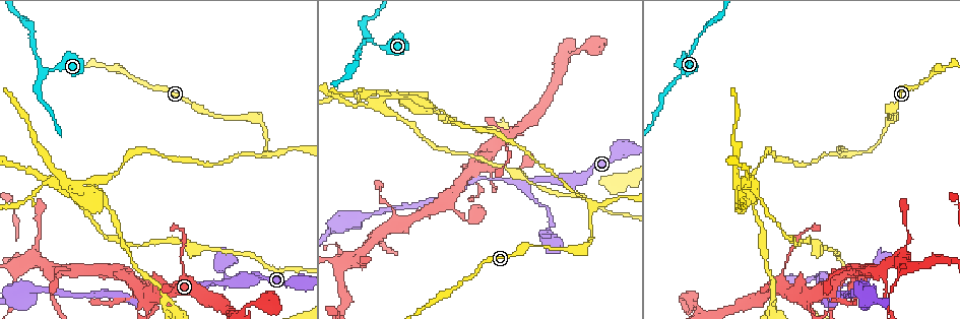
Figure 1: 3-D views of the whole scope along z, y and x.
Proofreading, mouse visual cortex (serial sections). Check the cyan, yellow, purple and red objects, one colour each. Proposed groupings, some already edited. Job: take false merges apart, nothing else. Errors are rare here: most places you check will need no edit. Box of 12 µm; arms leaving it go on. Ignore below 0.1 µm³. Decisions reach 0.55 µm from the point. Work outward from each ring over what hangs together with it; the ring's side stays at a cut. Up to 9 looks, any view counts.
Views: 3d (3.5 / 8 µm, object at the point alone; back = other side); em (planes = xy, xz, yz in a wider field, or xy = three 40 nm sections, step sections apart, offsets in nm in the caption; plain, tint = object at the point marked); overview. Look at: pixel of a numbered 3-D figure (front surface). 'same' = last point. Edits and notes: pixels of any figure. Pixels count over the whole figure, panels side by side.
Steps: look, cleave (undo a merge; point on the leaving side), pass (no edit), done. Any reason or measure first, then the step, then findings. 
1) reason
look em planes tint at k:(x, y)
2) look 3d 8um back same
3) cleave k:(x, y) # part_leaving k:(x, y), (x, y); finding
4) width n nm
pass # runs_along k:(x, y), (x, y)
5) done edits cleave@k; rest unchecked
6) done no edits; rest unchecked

sudden change in width
look 3d 3.5um back at 1:(524, 183)

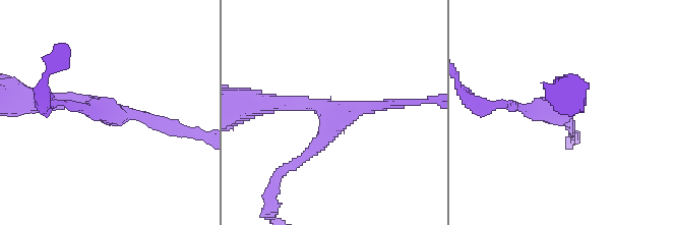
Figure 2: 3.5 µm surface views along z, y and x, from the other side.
look em xy step 1 tint at 2:(100, 111)

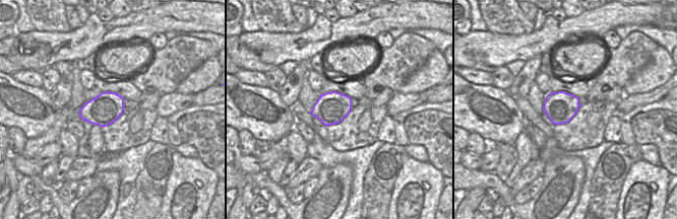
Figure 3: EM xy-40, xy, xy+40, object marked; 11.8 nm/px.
arms 3
pass # runs_along 2:(36, 100), (85, 100), (167, 122); continuous, no second cell

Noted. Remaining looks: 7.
four-way junction
look 3d 8um at 1:(807, 298)

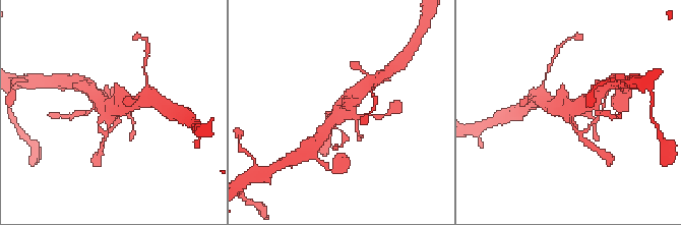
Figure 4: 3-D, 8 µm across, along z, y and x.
look 3d 3.5um at 4:(340, 109)

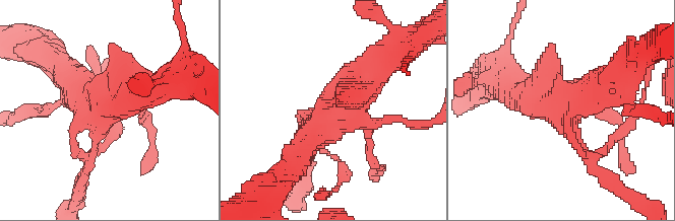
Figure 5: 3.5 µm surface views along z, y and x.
look em xy step 1 tint at 5:(564, 103)

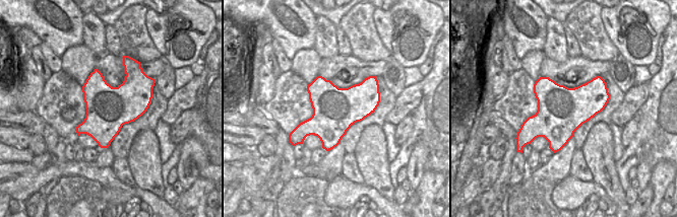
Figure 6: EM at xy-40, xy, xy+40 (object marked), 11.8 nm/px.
pass # runs_along 5:(390, 54), (303, 144); all the same cell

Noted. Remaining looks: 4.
three-way junction
look em planes tint at 1:(850, 155)

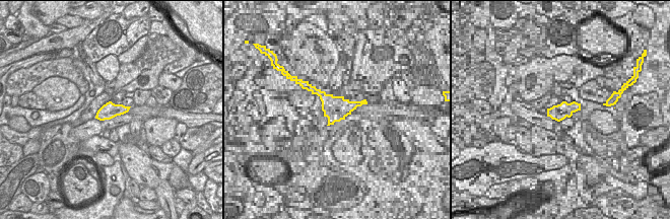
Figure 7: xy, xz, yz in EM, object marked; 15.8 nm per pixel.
look 3d 3.5um back same

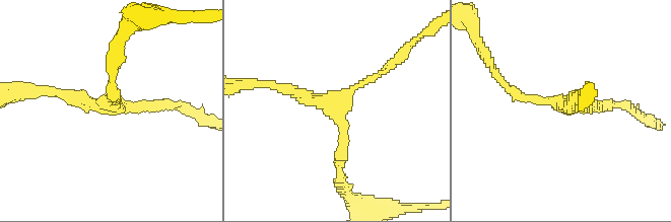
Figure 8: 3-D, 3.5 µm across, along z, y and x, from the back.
arm_widths 100, 150, 200 nm
pass # runs_along 8:(340, 167), (343, 126), (334, 107), (391, 66); all the same cell

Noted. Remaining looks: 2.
thick turns thin
look 3d 3.5um at 1:(683, 68)

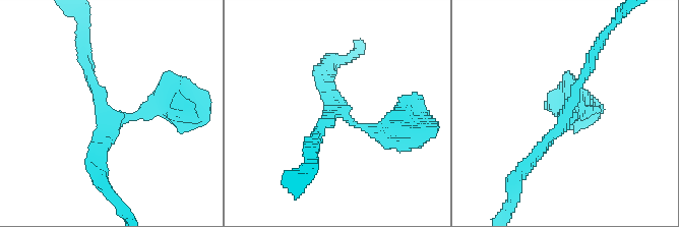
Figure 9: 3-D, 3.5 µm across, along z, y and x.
arms 3; arm_widths 150, 200, 300 nm; shape alone is not enough
look em xy step 2 tint at 9:(115, 118)

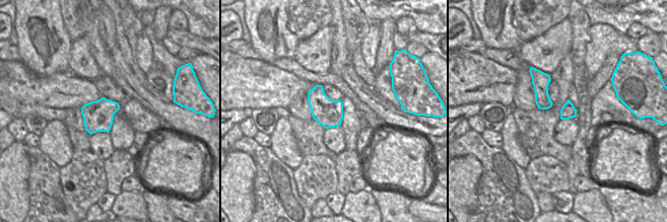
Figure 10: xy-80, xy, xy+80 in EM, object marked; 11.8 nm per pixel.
width 340 nm
pass # runs_along 9:(177, 106), (106, 118), (86, 71); one cell here

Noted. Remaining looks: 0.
done no edits; rest unchecked

